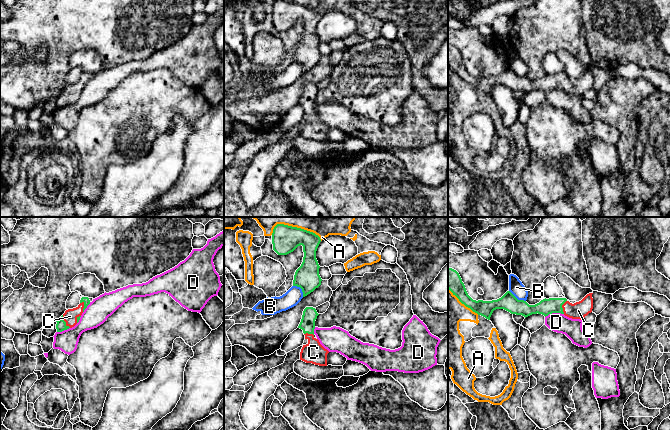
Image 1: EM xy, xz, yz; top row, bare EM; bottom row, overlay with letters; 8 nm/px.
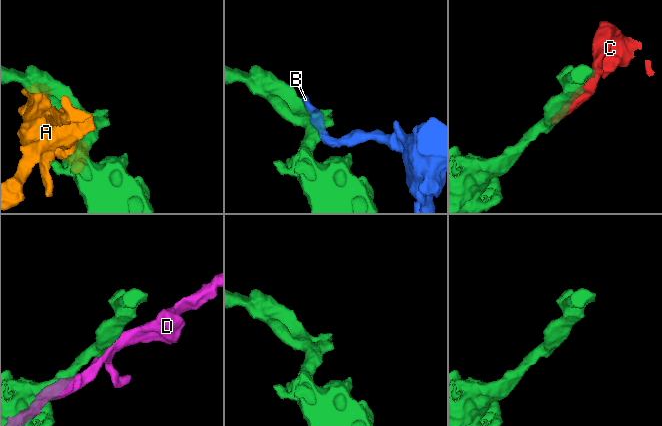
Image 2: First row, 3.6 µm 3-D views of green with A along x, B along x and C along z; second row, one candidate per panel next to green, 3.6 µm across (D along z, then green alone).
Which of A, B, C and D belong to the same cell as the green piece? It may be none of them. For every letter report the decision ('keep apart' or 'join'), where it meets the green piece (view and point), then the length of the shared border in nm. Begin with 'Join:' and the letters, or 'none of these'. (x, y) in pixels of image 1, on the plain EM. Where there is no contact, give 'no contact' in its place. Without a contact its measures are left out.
Join: C
A: keep apart; contact xz (303, 5); length 340 nm
B: keep apart; contact yz (516, 74); length 160 nm
C: join; contact xy (65, 98); length 120 nm
D: keep apart; contact yz (554, 88); length 160 nm

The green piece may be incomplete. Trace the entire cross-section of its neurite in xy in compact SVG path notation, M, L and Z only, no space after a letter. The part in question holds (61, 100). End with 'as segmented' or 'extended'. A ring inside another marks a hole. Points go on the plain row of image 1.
M82 73L80 80L76 84L66 86L65 89L60 93L60 95L56 97L57 108L62 108L74 103L79 98L82 89L89 80L89 74Z; extended

